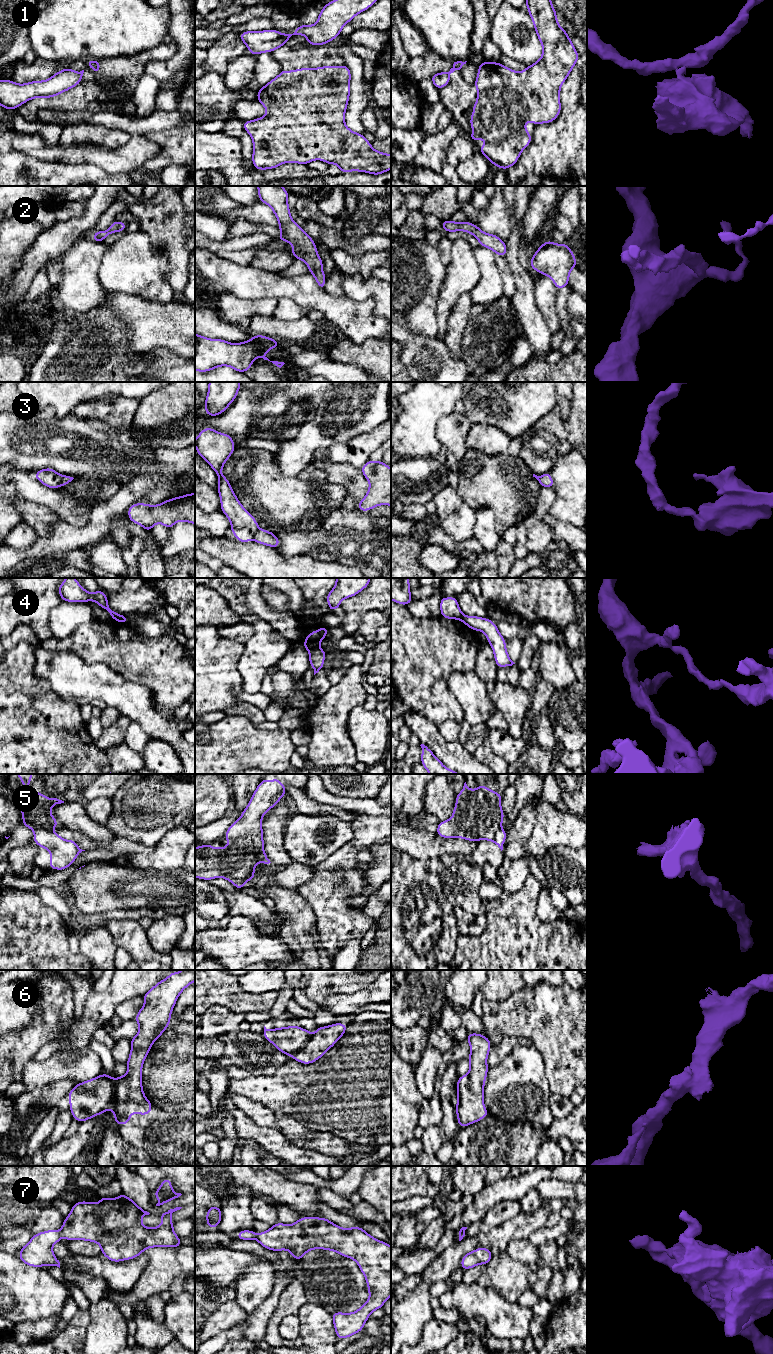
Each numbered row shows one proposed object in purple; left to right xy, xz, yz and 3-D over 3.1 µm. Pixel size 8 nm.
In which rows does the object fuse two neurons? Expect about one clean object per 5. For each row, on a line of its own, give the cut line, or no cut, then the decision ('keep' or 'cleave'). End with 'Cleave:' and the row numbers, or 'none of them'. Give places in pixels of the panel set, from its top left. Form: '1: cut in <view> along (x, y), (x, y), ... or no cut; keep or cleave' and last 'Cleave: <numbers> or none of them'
1: cut in yz along (447, 72), (449, 76); cleave
2: no cut; keep
3: cut in xy along (60, 475), (61, 484); cleave
4: cut in xz along (318, 646), (309, 651); cleave
5: cut in xz along (249, 879), (232, 882); cleave
6: cut in xy along (114, 1080), (114, 1106), (112, 1108); cleave
7: cut in xy along (59, 1231), (61, 1235); cleave
Cleave: 1, 3, 4, 5, 6, 7

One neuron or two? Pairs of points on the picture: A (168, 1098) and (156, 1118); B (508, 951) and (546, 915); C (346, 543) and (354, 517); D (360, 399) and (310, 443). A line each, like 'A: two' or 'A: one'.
A: two
B: two
C: two
D: one

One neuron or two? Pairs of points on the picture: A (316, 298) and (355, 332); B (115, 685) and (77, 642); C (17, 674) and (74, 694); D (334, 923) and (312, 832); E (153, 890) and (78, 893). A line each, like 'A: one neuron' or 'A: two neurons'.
A: one neuron
B: two neurons
C: two neurons
D: two neurons
E: one neuron

